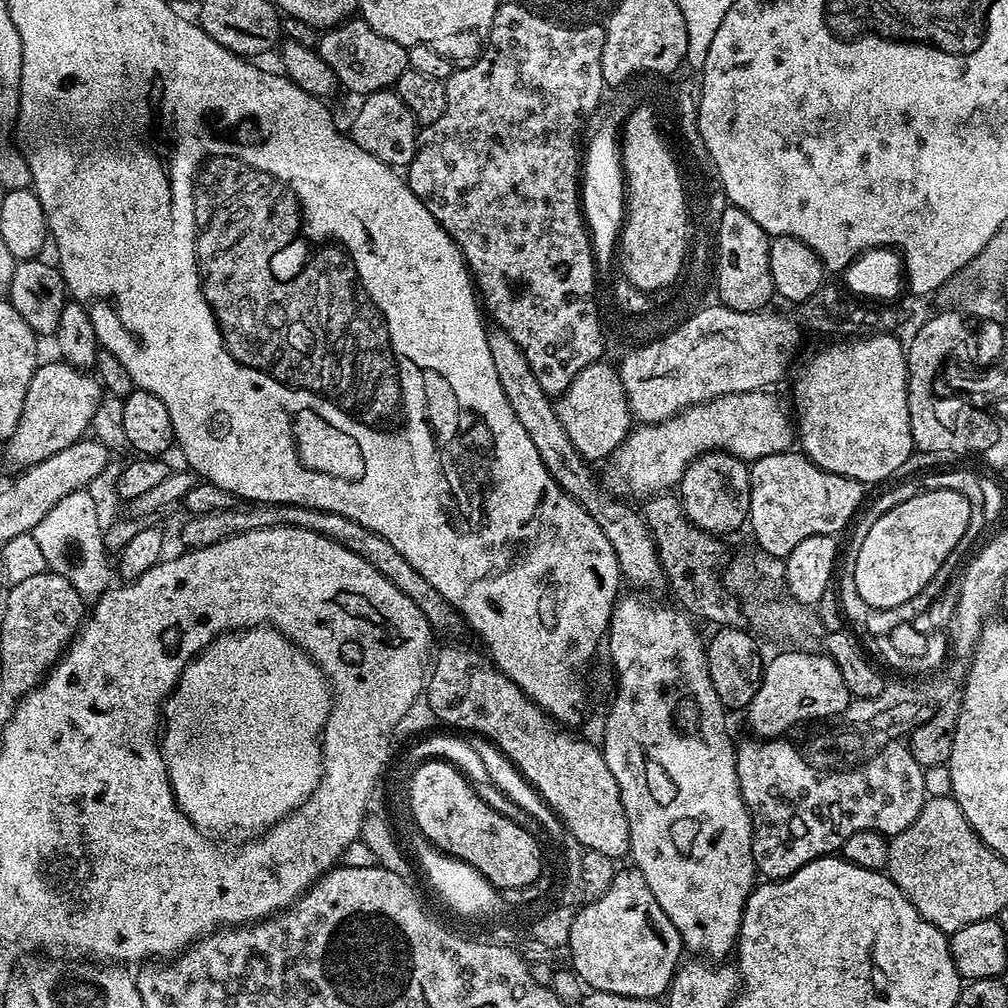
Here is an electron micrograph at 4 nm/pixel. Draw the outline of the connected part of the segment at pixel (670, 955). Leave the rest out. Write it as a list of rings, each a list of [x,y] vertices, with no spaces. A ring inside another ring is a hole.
[[[627,866],[628,868],[621,867],[614,874],[614,882],[610,882],[610,890],[606,894],[602,894],[602,898],[585,903],[585,908],[582,907],[577,911],[574,918],[573,925],[570,927],[570,934],[566,952],[572,955],[570,967],[581,981],[589,989],[598,992],[609,992],[615,996],[628,996],[630,998],[638,998],[639,1000],[654,1000],[663,997],[668,992],[672,979],[675,977],[677,968],[682,963],[680,952],[685,951],[683,942],[680,940],[678,930],[674,926],[674,922],[670,922],[670,918],[666,918],[666,914],[662,910],[662,906],[658,906],[658,902],[654,898],[654,894],[650,894],[650,886],[646,886],[646,878],[642,878],[642,874],[635,866]]]

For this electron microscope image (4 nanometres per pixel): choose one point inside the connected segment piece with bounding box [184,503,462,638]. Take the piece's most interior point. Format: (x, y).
(216, 526)

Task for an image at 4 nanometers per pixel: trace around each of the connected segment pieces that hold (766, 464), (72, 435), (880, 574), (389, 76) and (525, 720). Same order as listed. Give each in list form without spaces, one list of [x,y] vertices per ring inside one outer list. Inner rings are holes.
[[[800,450],[753,460],[750,471],[752,485],[748,524],[756,539],[755,547],[768,556],[786,558],[790,550],[794,550],[798,542],[806,542],[806,538],[840,534],[848,523],[847,528],[853,523],[865,503],[865,485],[818,467]]]
[[[67,362],[60,364],[41,363],[37,367],[34,378],[30,378],[30,390],[26,390],[26,402],[22,402],[22,418],[18,418],[18,426],[14,426],[14,434],[2,446],[4,460],[15,470],[31,468],[32,465],[58,454],[66,446],[85,439],[88,427],[100,408],[102,397],[101,382],[95,375],[89,374],[85,369],[75,368]]]
[[[950,489],[930,490],[917,497],[907,499],[894,506],[886,514],[878,518],[866,538],[854,564],[854,581],[862,599],[872,610],[898,606],[910,598],[914,598],[945,567],[948,555],[960,544],[960,539],[967,534],[973,523],[972,507],[961,492]]]
[[[349,18],[343,24],[327,29],[321,35],[318,51],[326,66],[334,70],[337,85],[341,89],[349,88],[357,92],[360,98],[369,96],[371,92],[391,89],[409,68],[408,49],[394,42],[394,38],[378,34],[378,30],[362,18]]]
[[[452,642],[449,648],[444,648],[440,653],[435,653],[434,659],[430,664],[430,675],[426,680],[426,700],[428,696],[428,708],[441,720],[444,724],[449,724],[449,729],[460,730],[456,728],[465,728],[468,734],[479,734],[487,737],[497,747],[501,749],[512,760],[514,767],[520,769],[528,783],[540,793],[541,798],[552,808],[552,811],[560,817],[561,823],[564,825],[567,835],[573,836],[578,843],[581,844],[581,849],[597,852],[598,854],[606,854],[613,858],[621,858],[620,856],[627,857],[630,849],[628,843],[630,842],[630,830],[628,829],[628,819],[626,818],[626,810],[622,806],[622,798],[618,790],[618,782],[614,782],[614,774],[610,774],[610,766],[606,766],[604,761],[603,751],[599,747],[596,748],[588,740],[579,740],[575,736],[575,731],[569,730],[567,727],[561,726],[557,721],[553,720],[547,712],[544,712],[536,705],[535,702],[528,697],[525,692],[520,689],[514,682],[510,682],[510,678],[506,678],[506,674],[502,674],[492,663],[491,659],[483,651],[475,652],[472,648],[463,648],[462,645],[456,644],[460,642]]]

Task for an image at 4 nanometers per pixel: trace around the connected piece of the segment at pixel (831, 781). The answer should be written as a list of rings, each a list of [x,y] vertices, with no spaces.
[[[751,738],[752,740],[744,740],[735,745],[736,750],[736,773],[740,779],[740,793],[744,799],[744,805],[748,807],[748,816],[752,820],[752,853],[754,854],[754,862],[756,863],[757,873],[761,877],[768,880],[784,880],[790,874],[794,874],[802,866],[806,866],[810,862],[814,862],[820,856],[830,856],[839,853],[843,849],[846,838],[850,838],[850,834],[858,834],[858,830],[870,830],[873,828],[875,832],[881,832],[883,836],[894,837],[902,830],[906,830],[910,826],[910,822],[914,822],[914,818],[918,818],[918,814],[922,810],[926,795],[923,788],[924,769],[912,756],[912,751],[908,749],[907,743],[904,742],[888,742],[881,752],[876,752],[869,758],[865,764],[860,764],[857,768],[852,768],[849,772],[845,770],[821,770],[812,765],[808,761],[807,755],[803,751],[800,752],[794,745],[788,741],[788,738]]]

